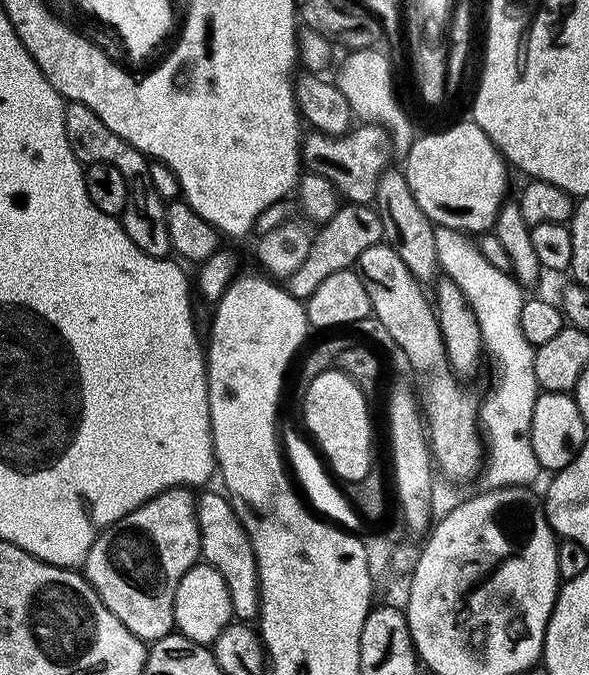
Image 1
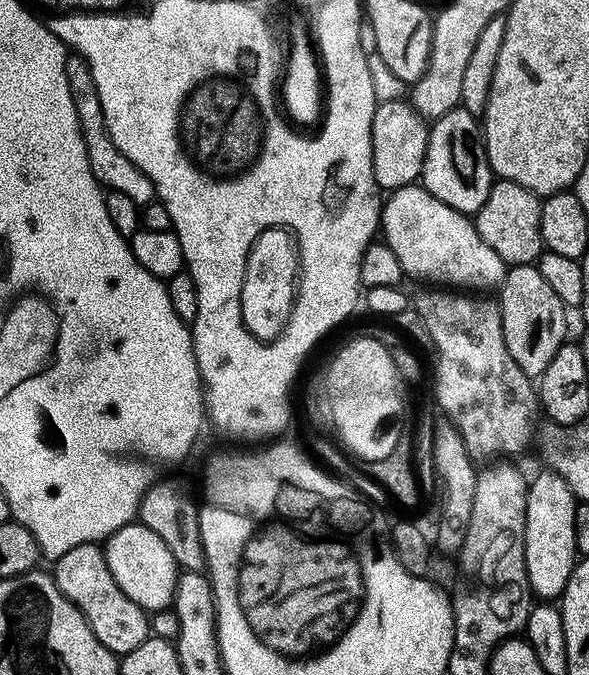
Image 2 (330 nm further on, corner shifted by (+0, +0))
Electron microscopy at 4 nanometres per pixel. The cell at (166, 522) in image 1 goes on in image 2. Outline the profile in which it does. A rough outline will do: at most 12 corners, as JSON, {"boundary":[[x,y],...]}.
{"boundary":[[99,543],[55,557],[58,590],[122,658],[150,638]]}

